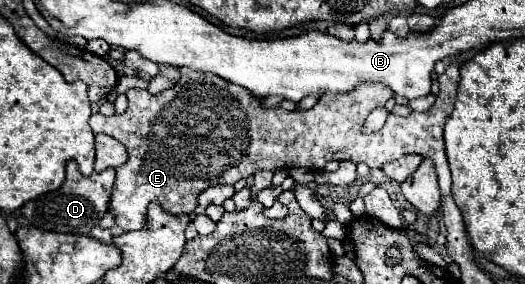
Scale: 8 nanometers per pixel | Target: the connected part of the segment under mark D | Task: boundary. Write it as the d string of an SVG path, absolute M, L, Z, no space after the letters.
M75 160L67 162L67 178L63 186L55 192L43 194L23 206L23 216L29 220L31 226L53 230L53 232L67 232L67 234L89 234L93 226L99 224L103 214L109 206L109 196L115 184L115 170L107 168L103 172L93 172L91 176L83 176Z

